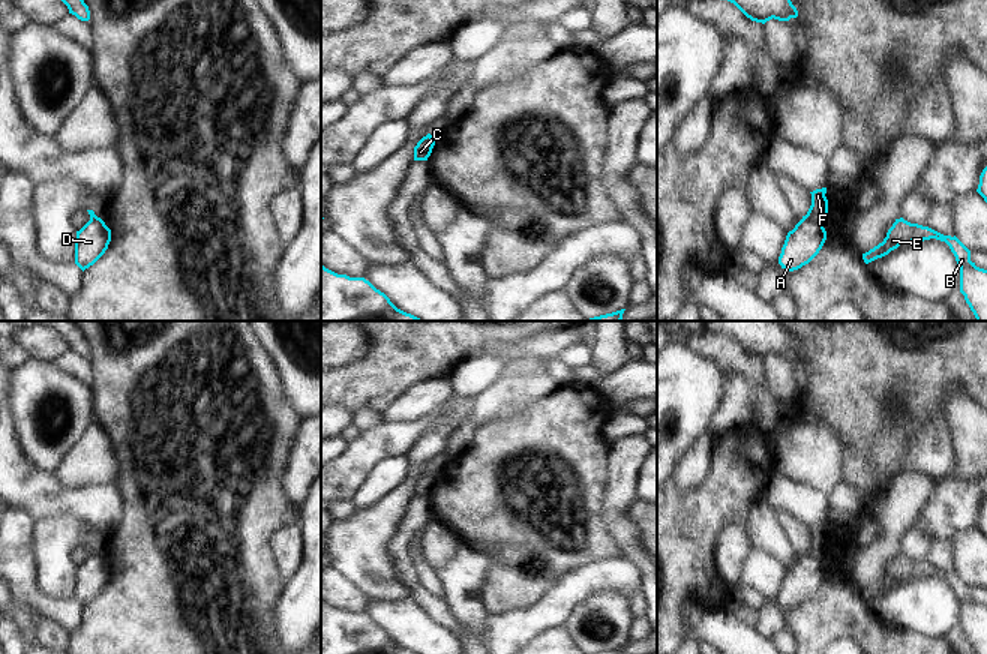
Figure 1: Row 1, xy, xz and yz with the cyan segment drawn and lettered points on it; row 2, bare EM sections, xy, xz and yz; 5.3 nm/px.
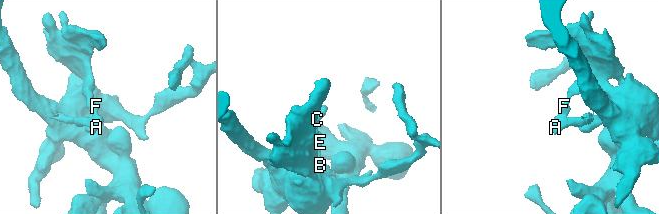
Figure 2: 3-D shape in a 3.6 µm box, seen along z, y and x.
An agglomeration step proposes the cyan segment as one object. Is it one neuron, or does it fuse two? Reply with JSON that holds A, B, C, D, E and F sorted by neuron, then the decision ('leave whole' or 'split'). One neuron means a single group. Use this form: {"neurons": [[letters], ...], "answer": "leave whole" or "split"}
{"neurons": [["A", "D"], ["B", "C", "E", "F"]], "answer": "split"}

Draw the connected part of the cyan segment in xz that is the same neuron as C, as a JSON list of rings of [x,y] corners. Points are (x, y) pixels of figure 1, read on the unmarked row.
[[[430,471],[423,472],[414,483],[414,496],[428,496],[435,482],[435,476]]]

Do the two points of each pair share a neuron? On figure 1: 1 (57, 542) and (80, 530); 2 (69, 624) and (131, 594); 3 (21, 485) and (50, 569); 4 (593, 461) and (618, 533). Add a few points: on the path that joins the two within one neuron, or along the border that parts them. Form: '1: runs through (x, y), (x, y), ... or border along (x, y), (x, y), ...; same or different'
1: runs through (63, 536), (74, 533); same
2: border along (83, 608), (80, 624), (69, 633); different
3: border along (69, 512), (39, 516), (33, 521); different
4: border along (609, 453), (600, 495), (599, 519), (602, 524); different

